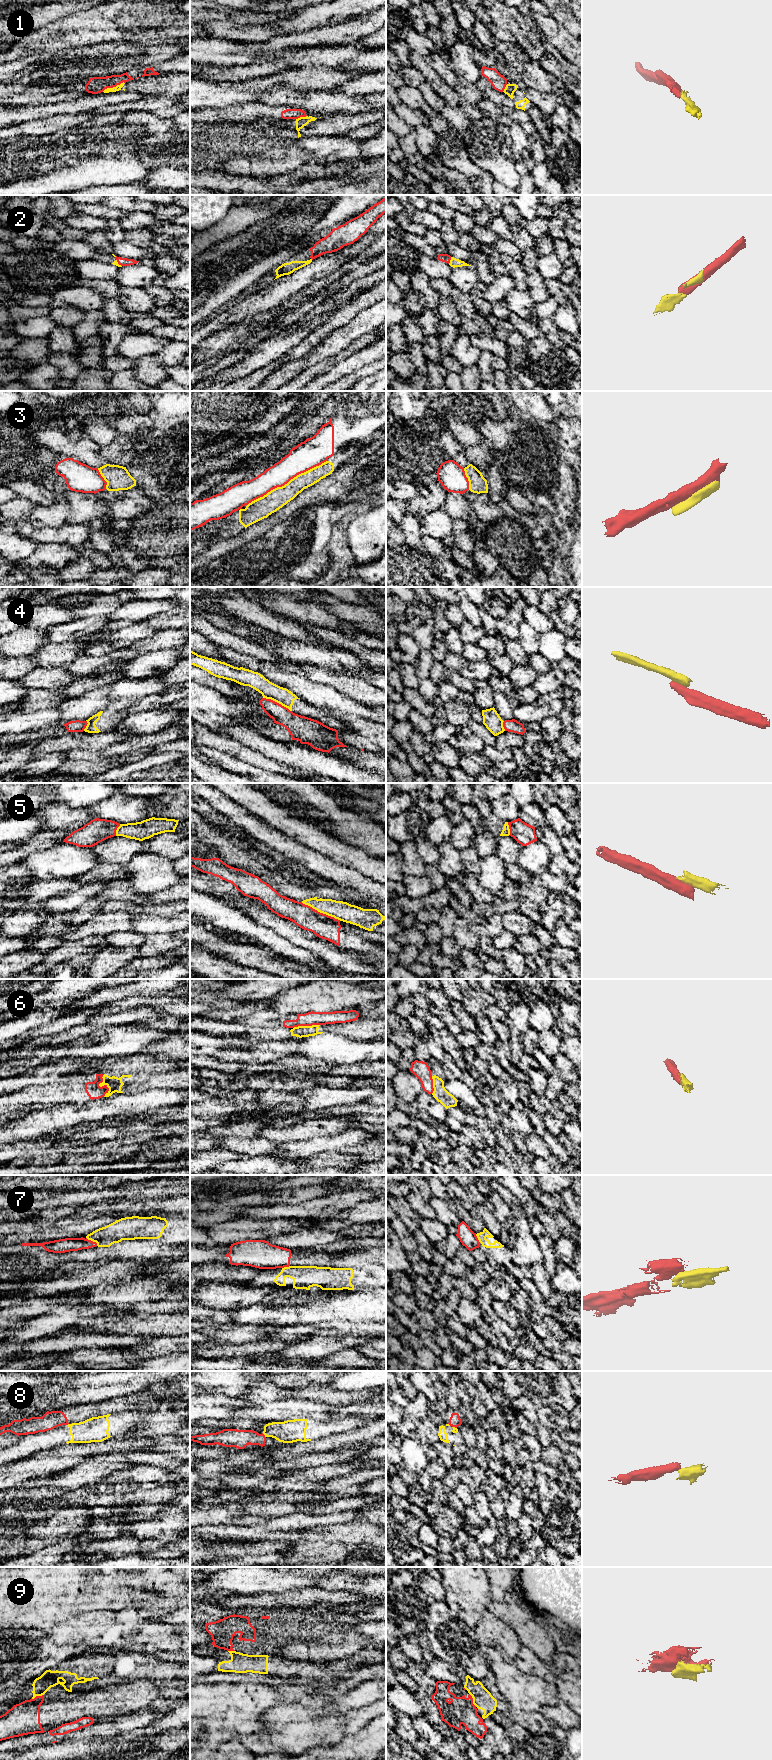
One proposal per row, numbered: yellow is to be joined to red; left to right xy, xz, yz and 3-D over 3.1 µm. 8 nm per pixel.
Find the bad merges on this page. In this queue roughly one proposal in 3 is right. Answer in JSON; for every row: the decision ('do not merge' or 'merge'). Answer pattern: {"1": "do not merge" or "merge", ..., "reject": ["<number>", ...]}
{"1": "do not merge", "2": "merge", "3": "do not merge", "4": "do not merge", "5": "do not merge", "6": "do not merge", "7": "merge", "8": "do not merge", "9": "do not merge", "reject": ["1", "3", "4", "5", "6", "8", "9"]}

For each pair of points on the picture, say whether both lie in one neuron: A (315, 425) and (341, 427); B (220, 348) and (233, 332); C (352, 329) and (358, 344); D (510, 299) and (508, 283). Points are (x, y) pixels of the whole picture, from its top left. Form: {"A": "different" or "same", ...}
{"A": "different", "B": "same", "C": "different", "D": "different"}

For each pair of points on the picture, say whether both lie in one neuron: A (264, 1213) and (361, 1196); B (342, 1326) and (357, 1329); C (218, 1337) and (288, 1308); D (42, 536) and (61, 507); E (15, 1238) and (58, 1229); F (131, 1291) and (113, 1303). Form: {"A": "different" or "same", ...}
{"A": "same", "B": "same", "C": "different", "D": "different", "E": "same", "F": "same"}

